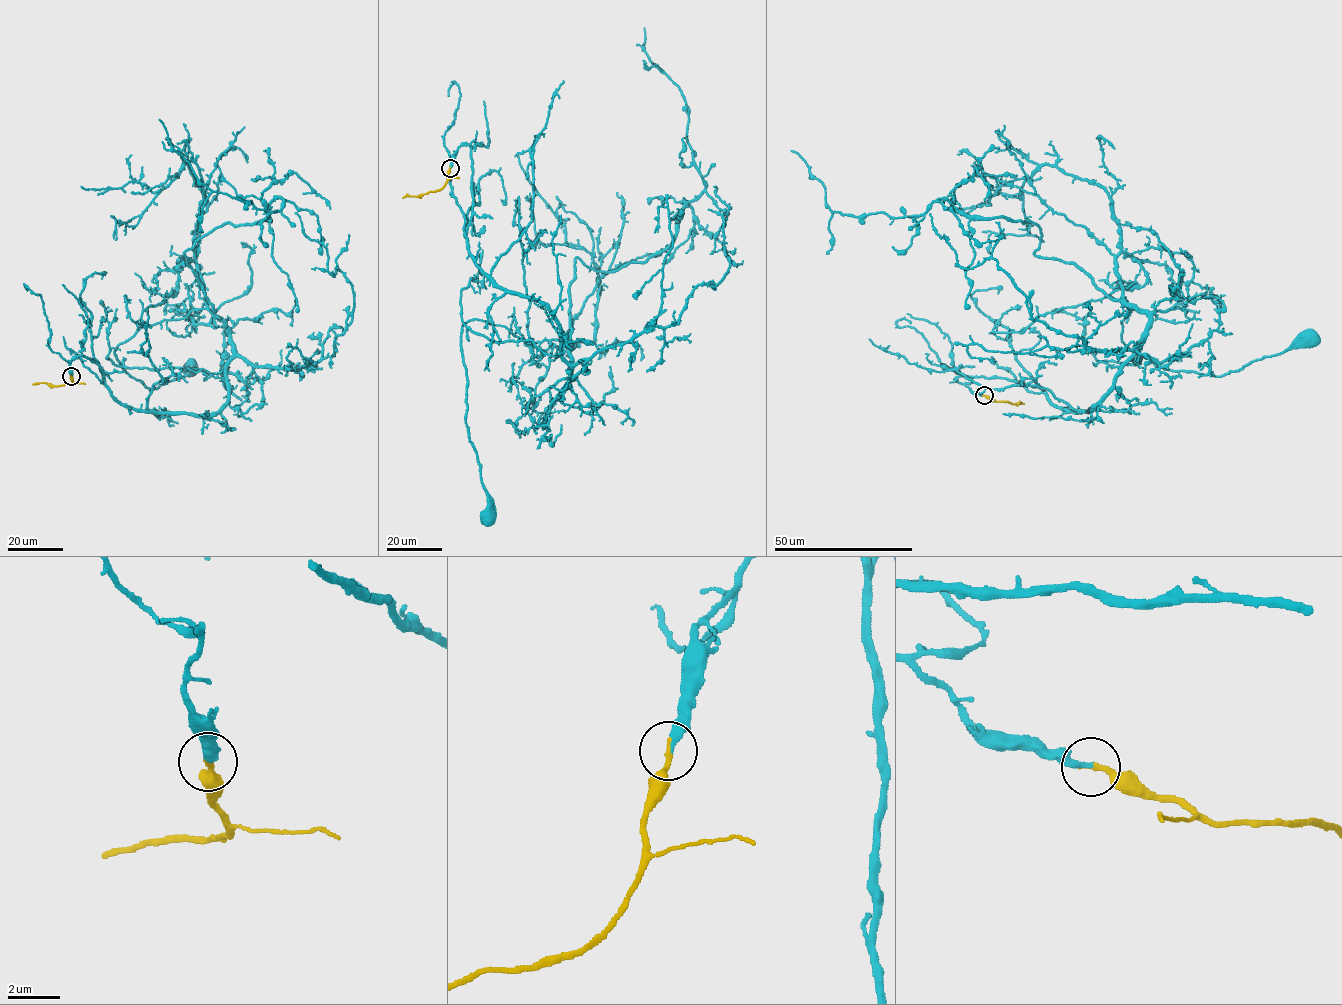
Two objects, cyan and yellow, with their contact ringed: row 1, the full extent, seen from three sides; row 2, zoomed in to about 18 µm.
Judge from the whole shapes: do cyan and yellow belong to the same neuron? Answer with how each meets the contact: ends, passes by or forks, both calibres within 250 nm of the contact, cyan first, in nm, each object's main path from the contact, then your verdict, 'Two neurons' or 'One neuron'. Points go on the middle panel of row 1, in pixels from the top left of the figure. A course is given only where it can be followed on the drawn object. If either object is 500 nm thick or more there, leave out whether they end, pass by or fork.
At the ring cyan ends. At the ring yellow ends. Thickness 280 nm (cyan) against 220 nm. Course of cyan: (450, 168), (467, 144), (469, 254), (548, 309), (570, 371), (571, 358), (559, 340), (462, 326), (489, 514). Course of yellow: (450, 168), (442, 188), (403, 198). One neuron

